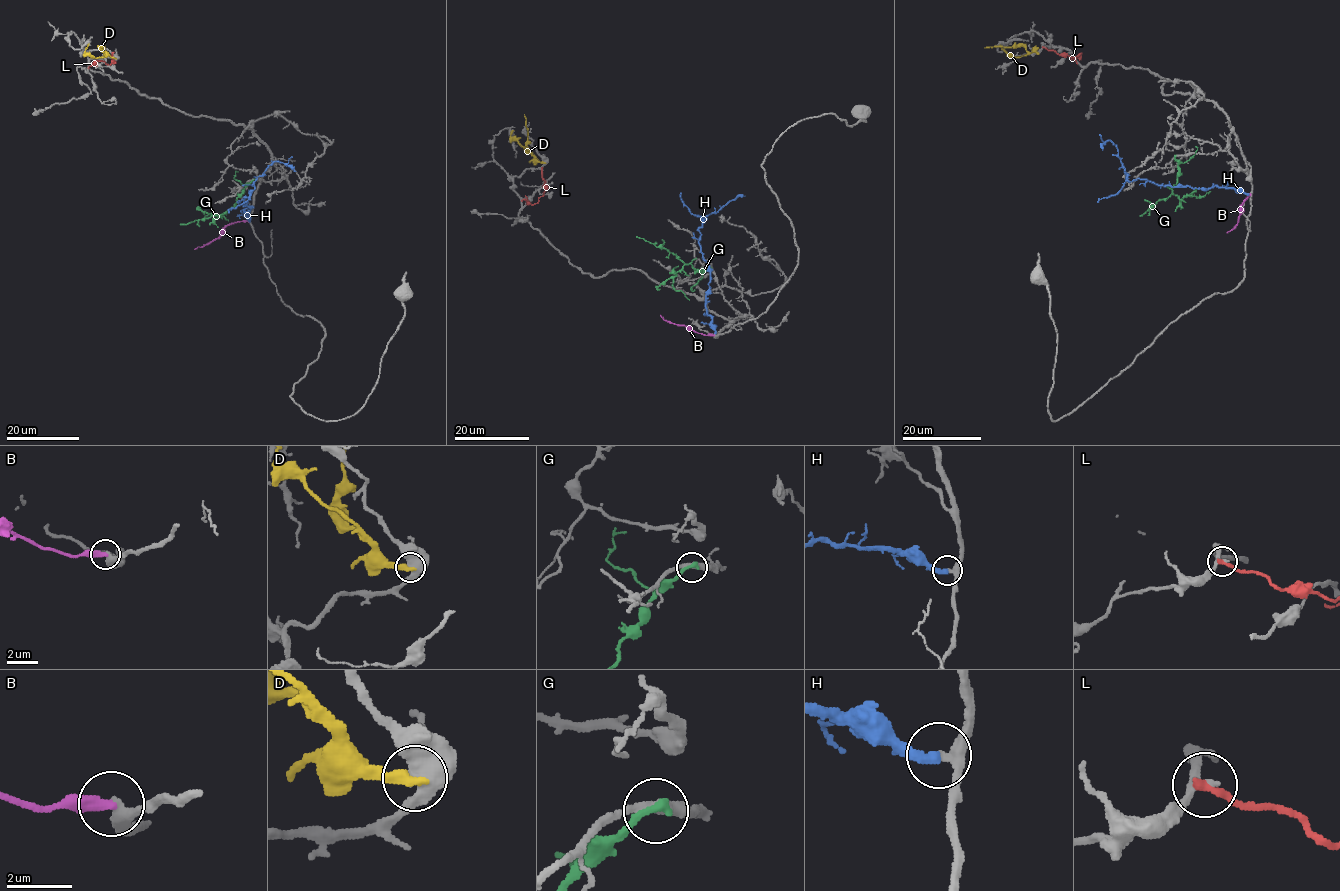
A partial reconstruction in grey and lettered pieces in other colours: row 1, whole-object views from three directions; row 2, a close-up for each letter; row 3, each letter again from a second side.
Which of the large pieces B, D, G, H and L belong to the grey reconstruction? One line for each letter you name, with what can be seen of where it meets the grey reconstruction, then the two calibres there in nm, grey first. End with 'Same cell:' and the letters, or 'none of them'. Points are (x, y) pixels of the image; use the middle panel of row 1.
H: contact (715, 334); calibres 340 and 320 nm
Same cell: H

